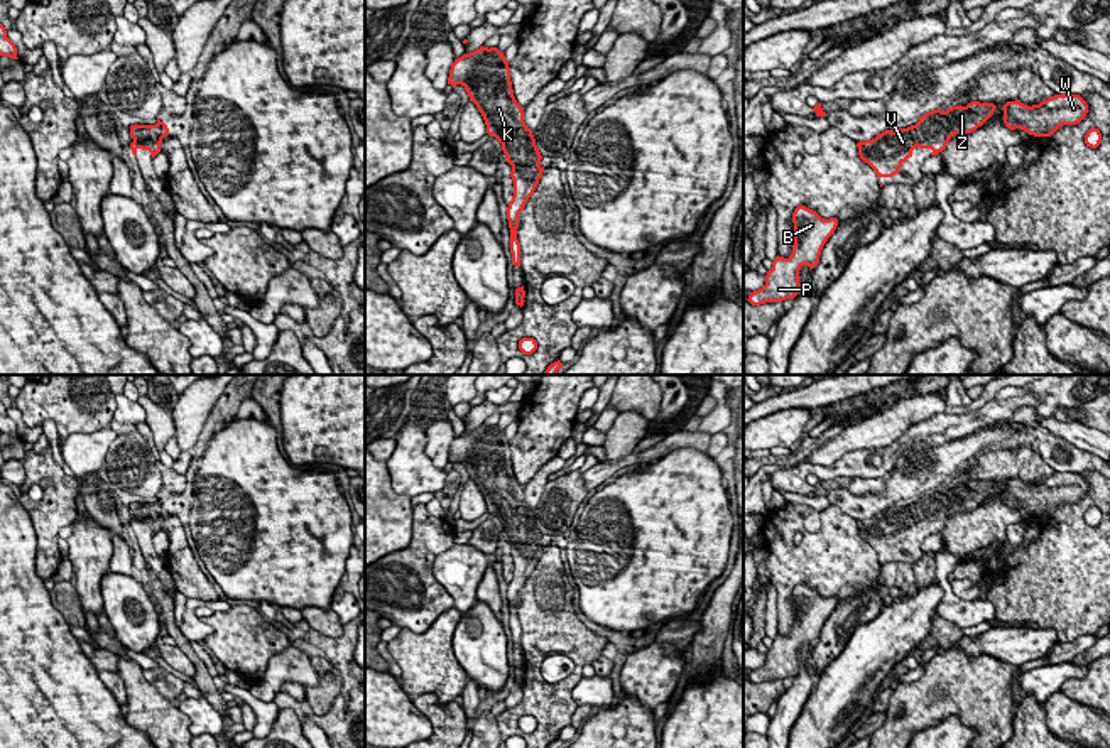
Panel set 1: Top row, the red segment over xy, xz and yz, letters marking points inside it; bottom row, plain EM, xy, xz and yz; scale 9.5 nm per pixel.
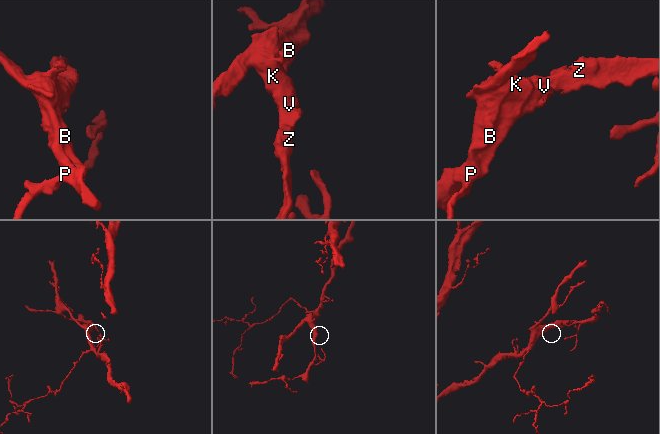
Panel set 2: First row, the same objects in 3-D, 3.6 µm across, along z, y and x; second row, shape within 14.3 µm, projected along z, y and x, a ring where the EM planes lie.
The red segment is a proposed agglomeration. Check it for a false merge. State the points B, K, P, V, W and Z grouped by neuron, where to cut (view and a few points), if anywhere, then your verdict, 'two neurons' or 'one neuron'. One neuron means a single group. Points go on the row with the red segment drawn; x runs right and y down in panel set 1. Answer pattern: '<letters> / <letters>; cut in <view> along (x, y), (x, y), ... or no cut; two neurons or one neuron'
B K P V W Z; no cut; one neuron

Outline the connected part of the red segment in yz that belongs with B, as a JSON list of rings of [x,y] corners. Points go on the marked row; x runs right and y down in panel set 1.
[[[797,206],[794,209],[792,223],[792,253],[789,258],[775,257],[772,268],[765,275],[765,285],[750,292],[747,299],[752,306],[794,299],[801,290],[801,267],[808,265],[809,268],[814,268],[818,265],[824,243],[838,226],[836,218],[824,220],[806,206]]]

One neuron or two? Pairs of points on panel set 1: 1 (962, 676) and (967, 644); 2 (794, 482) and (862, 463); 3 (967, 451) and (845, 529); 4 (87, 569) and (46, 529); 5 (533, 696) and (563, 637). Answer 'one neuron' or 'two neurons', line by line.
1: two neurons
2: one neuron
3: two neurons
4: two neurons
5: one neuron

